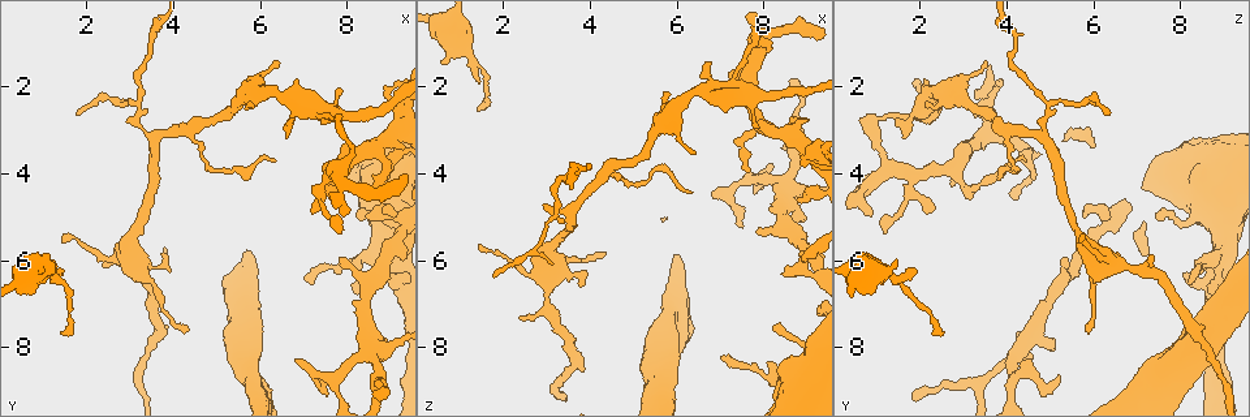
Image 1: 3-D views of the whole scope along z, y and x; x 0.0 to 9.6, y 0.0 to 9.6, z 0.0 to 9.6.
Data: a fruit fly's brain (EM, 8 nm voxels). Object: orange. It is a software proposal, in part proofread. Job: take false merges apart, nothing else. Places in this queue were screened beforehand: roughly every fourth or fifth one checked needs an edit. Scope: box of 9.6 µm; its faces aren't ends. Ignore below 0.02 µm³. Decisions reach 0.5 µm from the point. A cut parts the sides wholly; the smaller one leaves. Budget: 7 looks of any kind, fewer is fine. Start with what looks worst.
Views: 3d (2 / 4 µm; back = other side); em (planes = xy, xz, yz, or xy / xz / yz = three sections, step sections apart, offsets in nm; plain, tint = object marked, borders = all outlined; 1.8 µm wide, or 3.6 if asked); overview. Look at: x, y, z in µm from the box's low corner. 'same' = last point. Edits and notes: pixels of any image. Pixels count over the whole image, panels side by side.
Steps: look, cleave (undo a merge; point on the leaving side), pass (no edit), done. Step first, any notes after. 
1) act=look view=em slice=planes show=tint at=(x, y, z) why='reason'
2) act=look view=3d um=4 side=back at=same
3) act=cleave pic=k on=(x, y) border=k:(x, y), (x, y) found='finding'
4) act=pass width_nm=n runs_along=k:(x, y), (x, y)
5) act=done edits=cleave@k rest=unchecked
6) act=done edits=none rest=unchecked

act=look view=3d um=4 side=back at=(8.50, 8.00, 4.45) why='four arms meet'

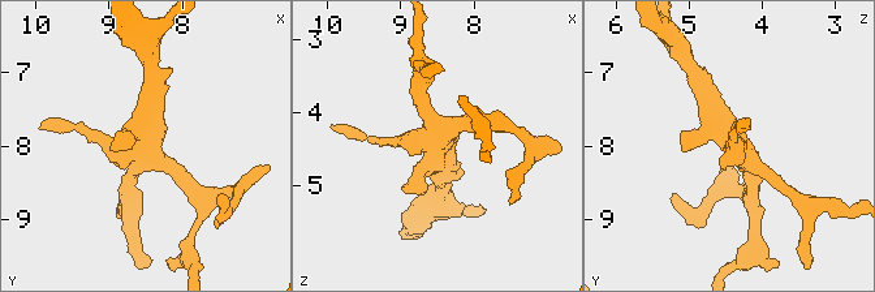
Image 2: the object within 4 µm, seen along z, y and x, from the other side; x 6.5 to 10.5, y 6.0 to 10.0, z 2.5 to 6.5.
act=look view=em slice=planes show=tint at=(8.50, 7.90, 4.35)

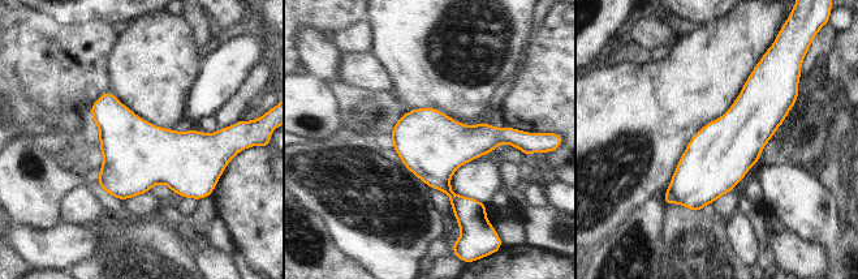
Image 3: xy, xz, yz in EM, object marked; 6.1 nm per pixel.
act=pass found='all the same neuron'

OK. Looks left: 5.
act=look view=em slice=planes show=tint at=(7.85, 4.40, 0.70) why='sharp bend'

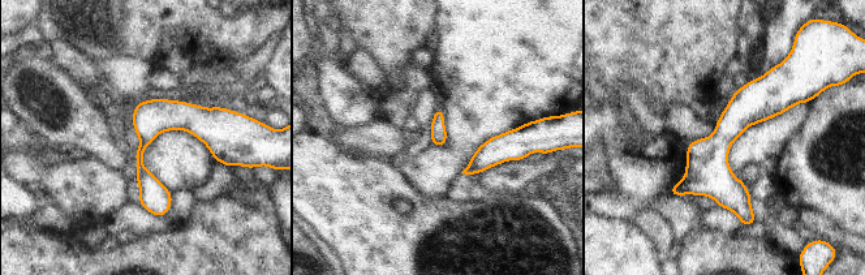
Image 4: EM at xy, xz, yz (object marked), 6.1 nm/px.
act=pass runs_along=4:(771, 73), (719, 142), (744, 215) found='one neuron here'

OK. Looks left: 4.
act=look view=em um=3.6 slice=planes show=tint at=(1.30, 6.35, 1.30) why='sudden change in width'

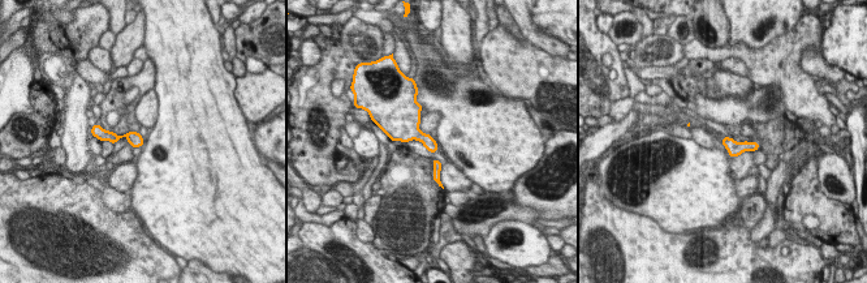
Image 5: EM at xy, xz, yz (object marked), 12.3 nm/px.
act=pass found='all the same neuron'

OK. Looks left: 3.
act=done edits=none rest=unchecked

